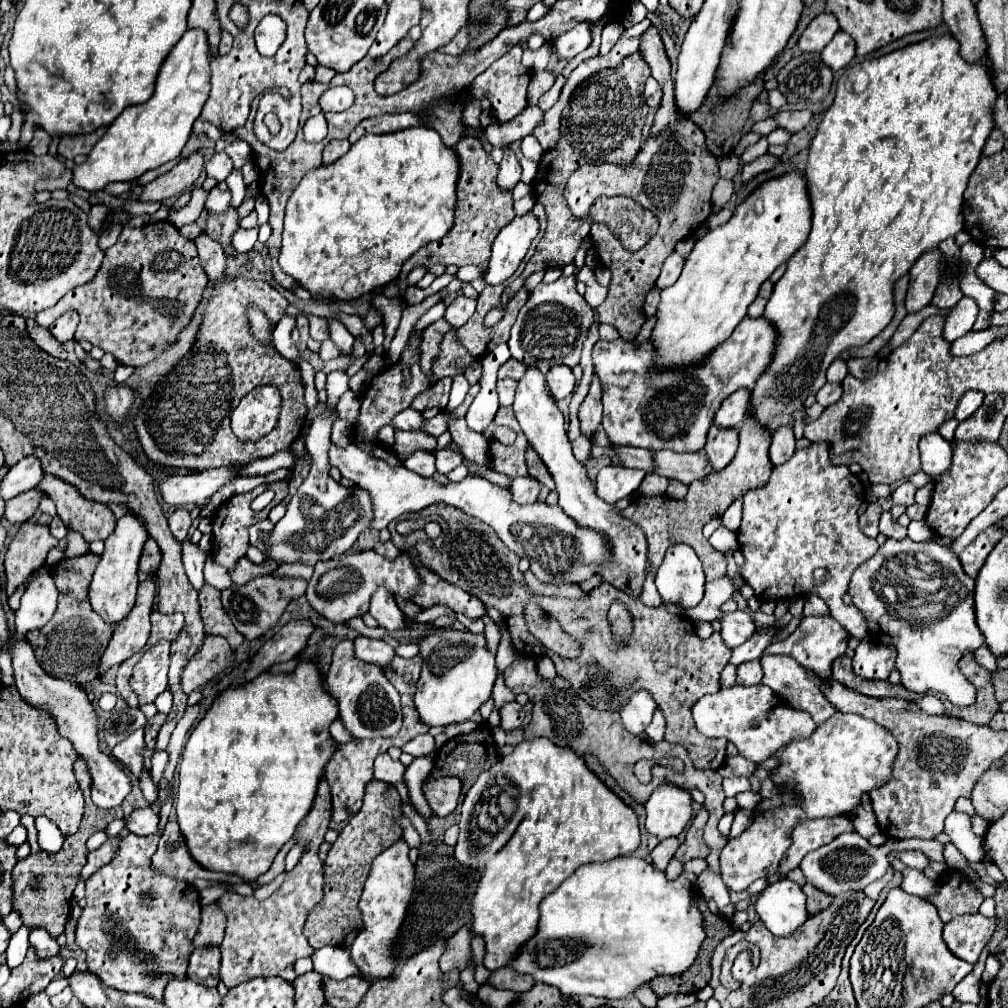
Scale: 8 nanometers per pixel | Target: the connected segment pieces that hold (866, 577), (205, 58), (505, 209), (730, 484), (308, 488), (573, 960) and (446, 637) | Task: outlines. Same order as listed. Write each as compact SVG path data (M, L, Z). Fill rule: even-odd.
M886 539L884 545L880 545L878 553L864 561L850 579L850 587L848 593L852 595L854 605L866 615L868 619L868 627L870 627L870 639L874 639L876 643L890 643L896 645L898 649L898 657L896 657L896 669L902 675L902 685L914 693L926 693L926 691L934 691L934 693L944 693L954 705L958 707L966 707L974 703L976 697L976 689L966 681L966 677L958 671L958 661L966 655L976 651L978 647L984 645L984 635L980 635L980 627L976 627L976 611L974 611L974 599L972 599L972 591L974 591L974 579L970 579L960 565L960 559L948 549L942 547L934 541L924 541L924 543L914 543L912 539ZM902 553L926 553L932 561L936 561L944 571L952 573L960 583L962 589L966 589L966 595L958 601L958 605L946 613L944 619L936 619L928 625L924 625L922 629L914 629L914 625L908 619L896 617L888 611L888 603L884 601L884 597L878 593L876 585L874 585L874 577L878 573L878 569L882 569L882 565L886 565L888 559L902 555Z
M188 29L182 39L170 49L164 59L152 97L142 105L126 107L120 117L108 127L104 137L94 145L88 161L76 165L72 183L86 191L104 189L110 181L134 181L150 169L176 159L186 141L194 121L198 119L210 95L210 51L208 33L204 29Z
M462 137L460 143L456 143L456 153L460 157L460 179L458 179L458 205L456 205L456 219L452 229L442 237L442 241L434 241L426 247L422 247L412 259L408 259L400 271L400 277L406 281L406 275L416 265L486 265L490 259L490 245L494 237L500 233L504 225L508 225L514 219L512 211L512 191L502 191L496 183L498 165L490 157L490 153L484 151L480 139L476 137Z
M746 415L744 423L740 423L738 431L740 431L740 447L738 447L736 457L730 461L730 465L724 467L722 471L718 471L716 475L708 475L708 479L704 479L704 481L692 483L688 489L688 495L684 499L676 501L676 499L668 499L668 497L664 499L662 495L660 497L640 495L626 509L622 509L622 515L632 519L646 533L648 553L652 559L652 571L656 571L656 567L662 563L662 555L670 545L688 543L696 551L700 561L704 563L706 581L714 581L714 579L726 575L726 559L712 545L708 545L708 539L702 535L702 527L710 521L712 513L724 513L738 495L746 493L748 489L756 489L756 487L764 485L772 473L772 461L768 459L772 431L764 431L764 427L760 427L760 423L756 423L756 419L752 419L752 415Z
M316 419L310 423L310 433L306 437L306 447L312 455L312 469L306 477L306 481L298 487L296 495L290 499L286 515L274 525L272 531L268 533L260 533L262 543L266 543L266 551L264 557L266 561L272 561L276 565L282 565L282 555L288 559L288 563L304 563L314 567L314 563L318 561L328 561L334 555L342 555L346 553L356 539L360 537L362 531L370 529L372 523L372 501L368 491L356 487L356 489L346 489L340 485L338 481L334 481L328 475L328 447L330 447L330 421L328 419ZM350 499L352 507L360 511L360 519L344 529L342 527L342 519L344 519L344 501ZM318 511L324 511L324 529L318 529Z
M632 855L616 857L608 863L582 865L540 903L536 935L518 949L510 967L520 975L534 977L534 981L558 987L564 995L594 995L606 999L622 999L656 975L682 973L692 965L706 937L702 915L692 897L694 881L696 875L686 871L676 881L668 881L664 871ZM570 943L576 943L576 951L570 951L570 955L560 953Z
M428 629L416 643L422 657L422 675L414 697L420 719L430 727L468 721L492 697L498 677L496 655L488 649L486 637L466 629Z

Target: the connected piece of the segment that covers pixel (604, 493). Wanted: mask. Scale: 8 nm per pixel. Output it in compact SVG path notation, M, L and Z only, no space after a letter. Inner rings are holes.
M608 465L602 467L596 477L596 495L606 503L616 503L632 495L644 479L644 471L628 469L622 465Z

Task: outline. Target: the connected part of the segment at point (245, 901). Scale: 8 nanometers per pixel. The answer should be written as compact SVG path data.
M322 777L318 785L318 793L314 799L312 815L296 827L296 841L306 847L298 865L286 873L284 883L276 893L272 893L264 901L256 901L252 897L242 897L234 891L228 891L220 897L218 905L226 913L228 925L226 935L220 945L222 951L222 969L220 977L226 987L236 987L240 983L252 981L252 977L270 977L280 975L286 967L294 965L302 957L310 957L314 953L312 945L302 933L308 913L316 903L320 903L324 891L324 863L318 857L318 847L324 843L324 835L328 831L332 819L332 803L328 783Z

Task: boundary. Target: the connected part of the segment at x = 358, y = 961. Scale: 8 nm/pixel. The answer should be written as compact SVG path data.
M400 839L374 859L364 885L364 893L358 903L364 925L350 945L350 957L360 973L372 981L388 977L396 969L396 963L392 963L392 943L396 941L396 931L400 931L400 921L404 921L404 913L408 911L408 903L412 901L412 887L414 865L408 857L406 841Z

